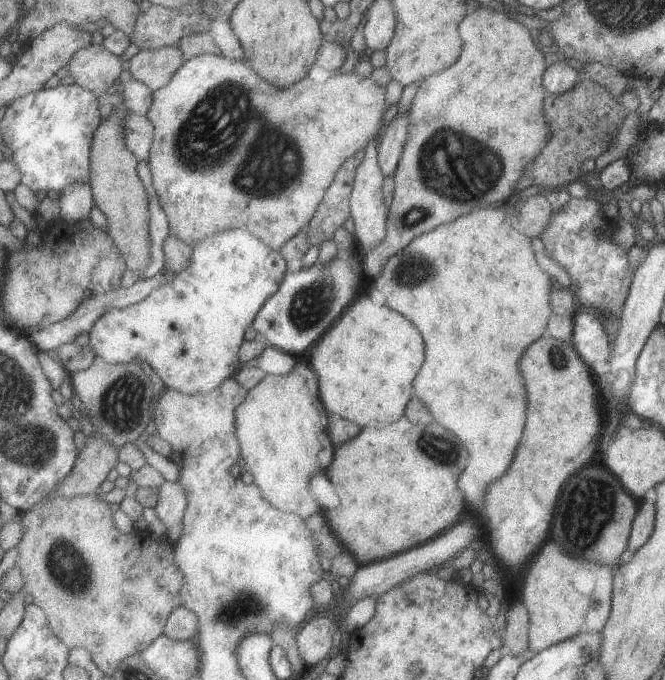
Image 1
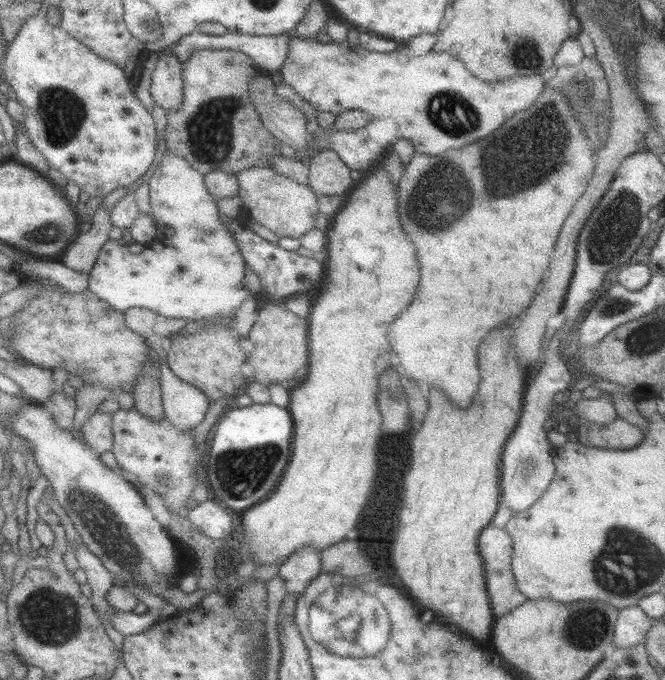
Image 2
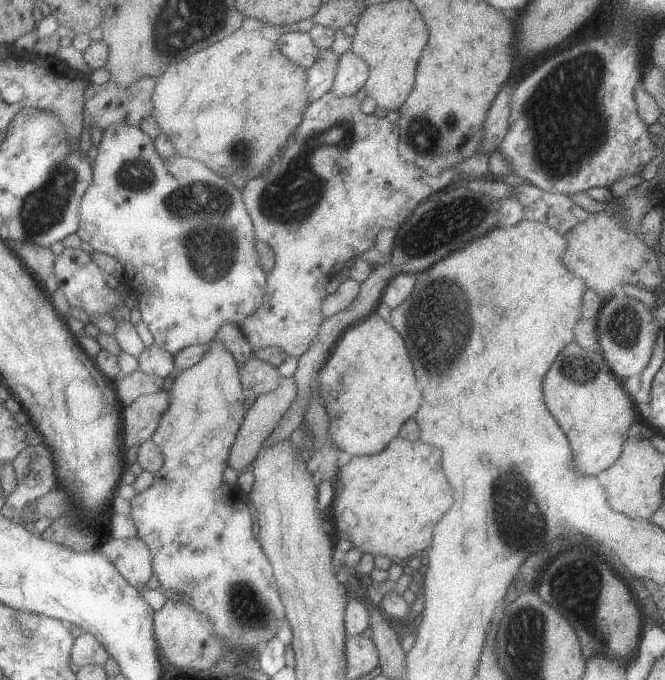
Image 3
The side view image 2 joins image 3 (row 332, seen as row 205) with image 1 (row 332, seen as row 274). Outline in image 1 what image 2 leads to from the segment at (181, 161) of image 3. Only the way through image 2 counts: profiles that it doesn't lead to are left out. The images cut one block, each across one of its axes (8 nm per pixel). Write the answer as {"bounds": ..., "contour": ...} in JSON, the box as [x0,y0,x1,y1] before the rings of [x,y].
{"bounds":[90,230,287,395],"contour":[[[229,230],[229,232],[219,232],[217,236],[209,236],[205,238],[201,244],[197,244],[195,248],[195,258],[193,258],[193,266],[183,272],[175,272],[177,276],[173,283],[162,286],[156,291],[153,291],[151,296],[147,296],[145,300],[125,308],[114,308],[108,310],[93,326],[90,332],[90,344],[93,350],[103,357],[108,363],[133,363],[133,360],[141,360],[149,363],[155,370],[156,374],[165,384],[168,389],[175,389],[185,394],[196,395],[199,393],[210,393],[218,386],[221,386],[227,379],[232,379],[240,371],[239,364],[242,364],[240,359],[240,348],[245,340],[245,332],[247,328],[254,324],[259,311],[264,307],[264,304],[279,290],[283,279],[287,272],[287,259],[283,256],[281,250],[273,250],[268,244],[265,244],[257,235],[245,230]]]}

